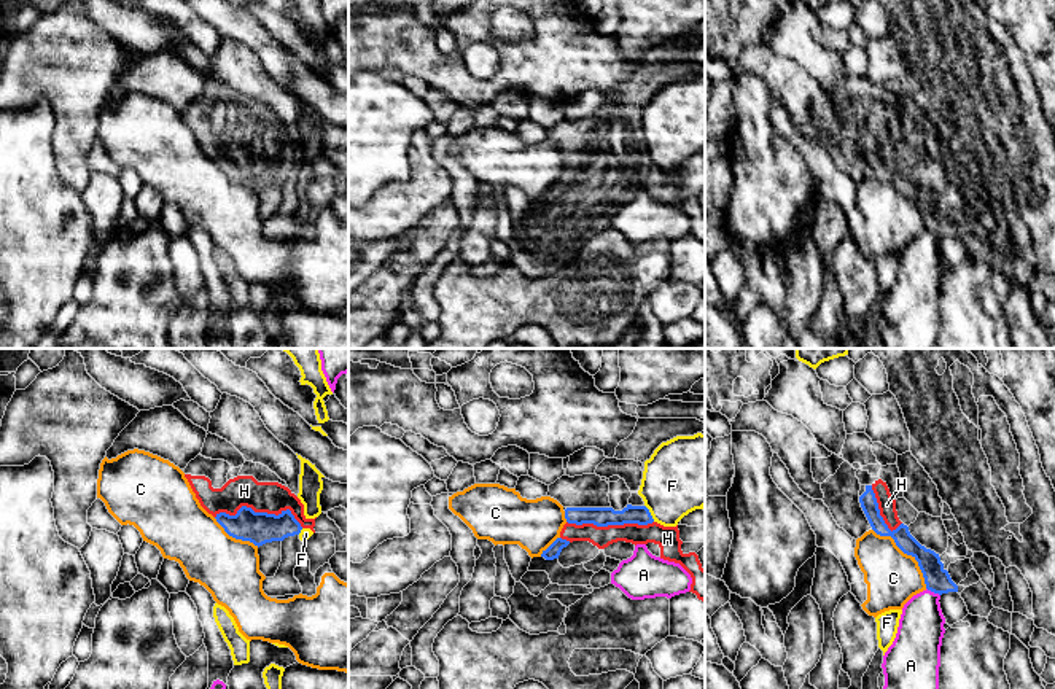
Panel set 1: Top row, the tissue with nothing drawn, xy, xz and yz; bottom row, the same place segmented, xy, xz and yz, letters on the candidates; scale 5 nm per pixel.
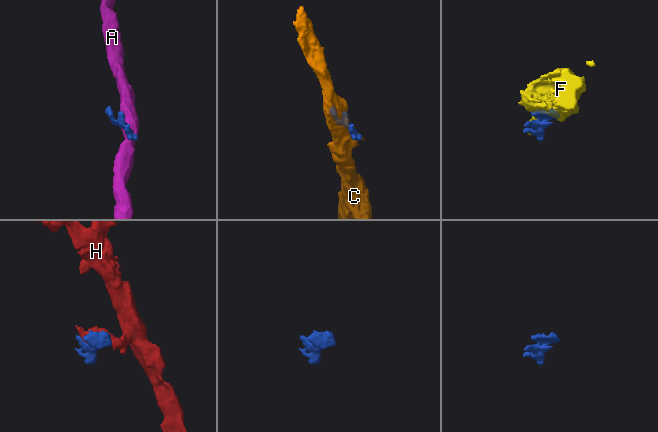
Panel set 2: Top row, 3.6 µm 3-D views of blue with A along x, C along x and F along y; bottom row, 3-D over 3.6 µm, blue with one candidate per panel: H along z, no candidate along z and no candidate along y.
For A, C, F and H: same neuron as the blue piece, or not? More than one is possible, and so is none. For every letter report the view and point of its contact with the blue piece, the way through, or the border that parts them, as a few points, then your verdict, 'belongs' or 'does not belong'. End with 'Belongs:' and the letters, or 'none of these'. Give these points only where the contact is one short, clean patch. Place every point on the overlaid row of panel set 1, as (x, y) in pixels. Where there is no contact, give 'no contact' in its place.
A: contact yz (933, 591); border yz (926, 587), (939, 595); does not belong
C: contact yz (907, 554); border yz (872, 529), (880, 535), (888, 535), (917, 562), (926, 587); does not belong
F: contact xz (650, 513); border xz (645, 505), (654, 521); does not belong
H: contact xy (261, 513); border xy (215, 514), (288, 509), (303, 527); does not belong
Belongs: none of these

